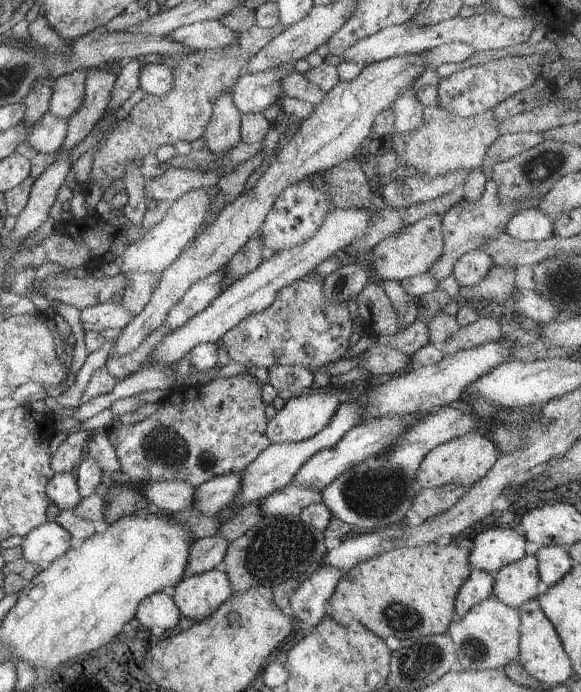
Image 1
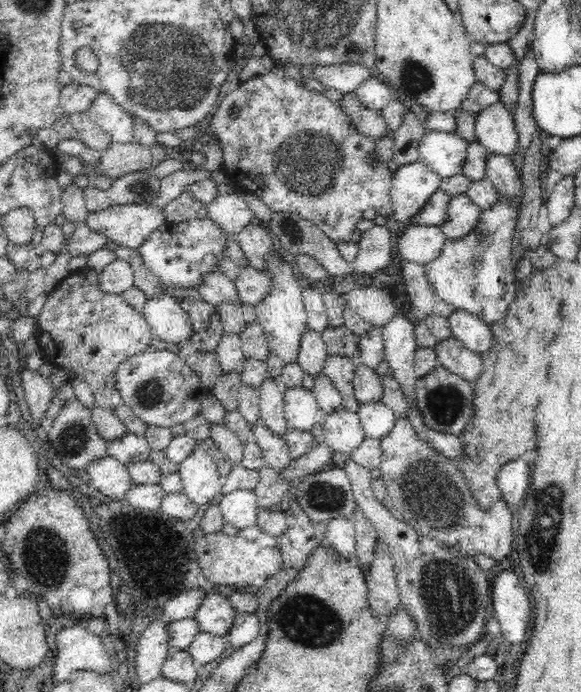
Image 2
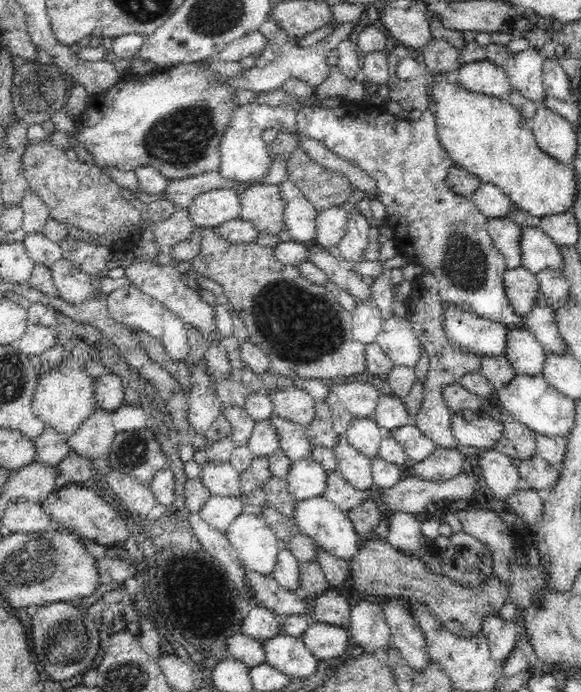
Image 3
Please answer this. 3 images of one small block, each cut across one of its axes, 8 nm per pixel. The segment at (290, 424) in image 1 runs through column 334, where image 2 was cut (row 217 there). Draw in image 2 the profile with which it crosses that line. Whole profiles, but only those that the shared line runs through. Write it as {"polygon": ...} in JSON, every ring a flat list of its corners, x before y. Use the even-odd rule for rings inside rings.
{"polygon":[[424,161,399,166,393,173,391,182,392,214,400,222,416,224,415,214,421,211,421,206,429,196,439,189,441,180]]}

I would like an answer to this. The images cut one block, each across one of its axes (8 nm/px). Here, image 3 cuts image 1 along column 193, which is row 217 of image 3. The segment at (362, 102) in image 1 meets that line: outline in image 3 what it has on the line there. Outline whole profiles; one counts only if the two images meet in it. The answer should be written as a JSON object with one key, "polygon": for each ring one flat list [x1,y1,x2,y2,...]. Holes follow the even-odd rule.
{"polygon":[[249,185,238,197,242,203,238,218,254,223,260,233,278,234,284,230,284,201,280,198,280,185]]}

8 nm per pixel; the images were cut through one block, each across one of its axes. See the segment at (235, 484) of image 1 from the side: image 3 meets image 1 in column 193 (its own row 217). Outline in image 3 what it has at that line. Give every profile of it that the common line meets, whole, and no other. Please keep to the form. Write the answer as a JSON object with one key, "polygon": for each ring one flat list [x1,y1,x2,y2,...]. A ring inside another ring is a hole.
{"polygon":[[492,218,487,222,487,231,494,241,494,246,503,254,508,270,521,265,520,234,522,227,509,219]]}

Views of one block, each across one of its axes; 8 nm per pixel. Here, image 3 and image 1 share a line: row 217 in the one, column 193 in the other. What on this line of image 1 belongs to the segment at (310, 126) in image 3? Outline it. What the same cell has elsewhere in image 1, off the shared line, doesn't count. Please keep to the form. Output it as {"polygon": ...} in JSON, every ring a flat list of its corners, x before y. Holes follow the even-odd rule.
{"polygon":[[249,373,216,378,204,385,175,386,161,401,164,406,147,416,146,420,134,424,116,423,110,428,123,473,134,482,177,480,194,488,224,474,243,474,245,468,271,445,266,436,269,421,264,413,267,404,262,400,262,388,259,380]]}

